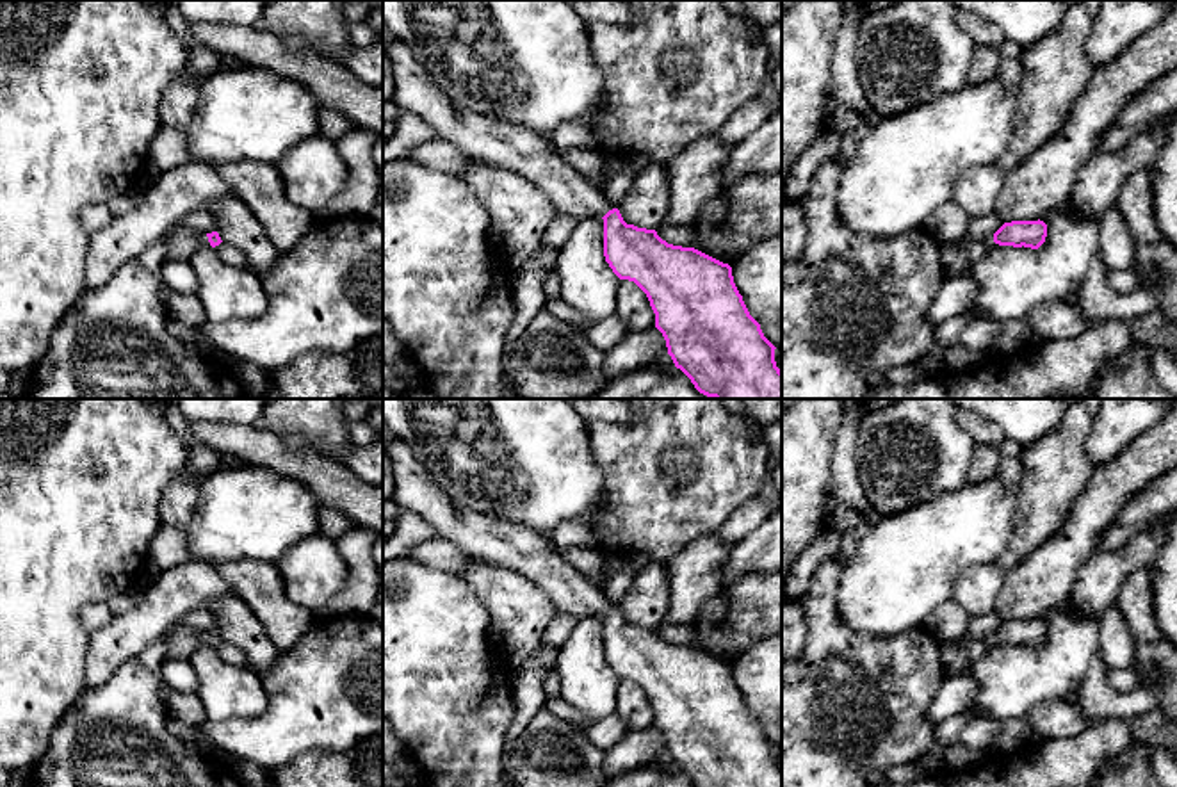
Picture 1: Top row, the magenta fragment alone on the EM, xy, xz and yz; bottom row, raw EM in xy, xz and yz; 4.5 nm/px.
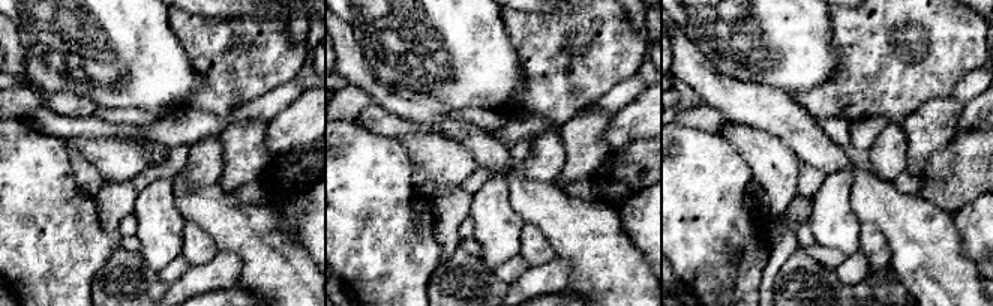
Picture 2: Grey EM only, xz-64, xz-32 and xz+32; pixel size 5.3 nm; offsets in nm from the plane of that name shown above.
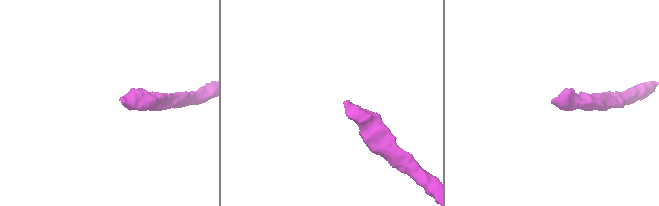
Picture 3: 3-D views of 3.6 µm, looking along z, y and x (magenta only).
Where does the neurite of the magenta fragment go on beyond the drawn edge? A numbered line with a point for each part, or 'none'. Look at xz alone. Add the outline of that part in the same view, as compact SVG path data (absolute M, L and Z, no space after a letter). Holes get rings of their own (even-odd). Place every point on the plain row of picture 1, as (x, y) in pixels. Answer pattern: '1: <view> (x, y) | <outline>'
1: xz (492, 540) | M386 431L383 447L390 454L395 477L392 500L424 518L438 538L472 559L531 580L561 613L586 620L613 609L591 579L557 556L550 540L524 523L454 507L402 438Z

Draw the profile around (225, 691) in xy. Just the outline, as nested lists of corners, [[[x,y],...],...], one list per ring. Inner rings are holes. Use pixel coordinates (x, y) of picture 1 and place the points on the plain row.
[[[212,645],[198,648],[191,657],[198,677],[198,691],[207,721],[258,718],[269,705],[262,677],[249,668],[226,664]]]

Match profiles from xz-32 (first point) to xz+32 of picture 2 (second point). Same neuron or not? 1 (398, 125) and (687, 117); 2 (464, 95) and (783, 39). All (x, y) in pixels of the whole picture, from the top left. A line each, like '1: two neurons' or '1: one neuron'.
1: one neuron
2: one neuron

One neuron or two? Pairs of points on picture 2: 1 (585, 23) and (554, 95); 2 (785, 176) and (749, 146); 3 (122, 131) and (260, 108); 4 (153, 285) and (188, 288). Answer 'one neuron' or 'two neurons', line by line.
1: one neuron
2: one neuron
3: one neuron
4: two neurons

